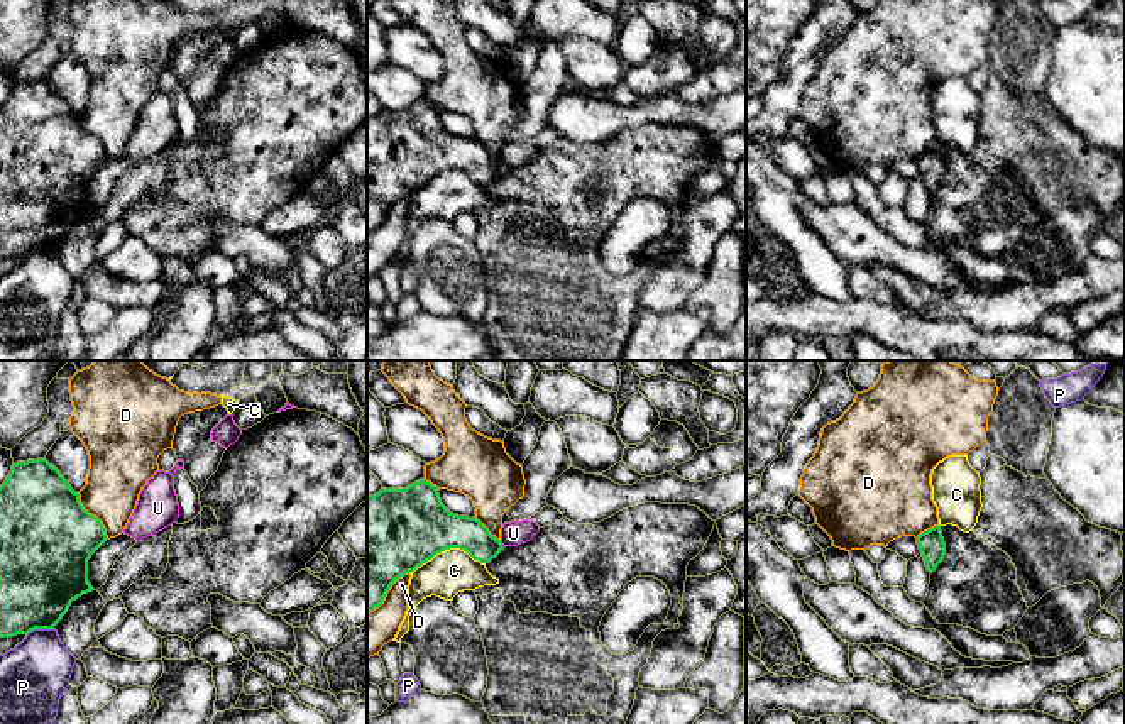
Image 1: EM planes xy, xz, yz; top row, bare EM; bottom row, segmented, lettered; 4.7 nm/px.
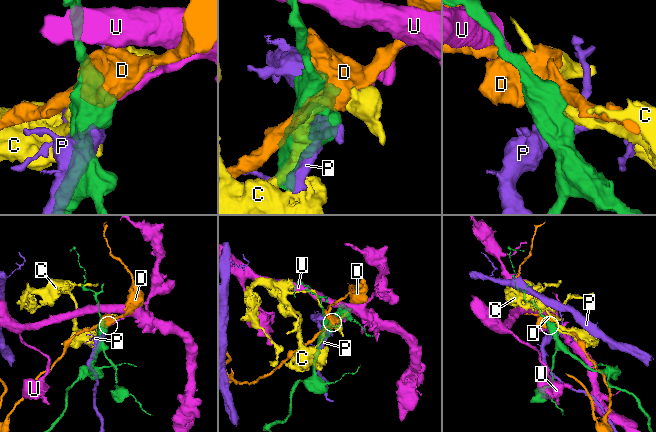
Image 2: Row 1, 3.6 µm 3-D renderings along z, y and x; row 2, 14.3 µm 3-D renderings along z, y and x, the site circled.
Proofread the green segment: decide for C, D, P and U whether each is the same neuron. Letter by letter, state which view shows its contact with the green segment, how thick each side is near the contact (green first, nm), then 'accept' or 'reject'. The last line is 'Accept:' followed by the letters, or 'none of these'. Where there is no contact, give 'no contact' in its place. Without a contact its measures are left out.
C: xz | 400/220 nm | reject
D: xy | 440/280 nm | reject
P: xy | 380/320 nm | reject
U: xz | 160/120 nm | reject
Accept: none of these

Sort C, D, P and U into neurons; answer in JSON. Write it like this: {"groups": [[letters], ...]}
{"groups": [["C"], ["D"], ["P"], ["U"]]}

